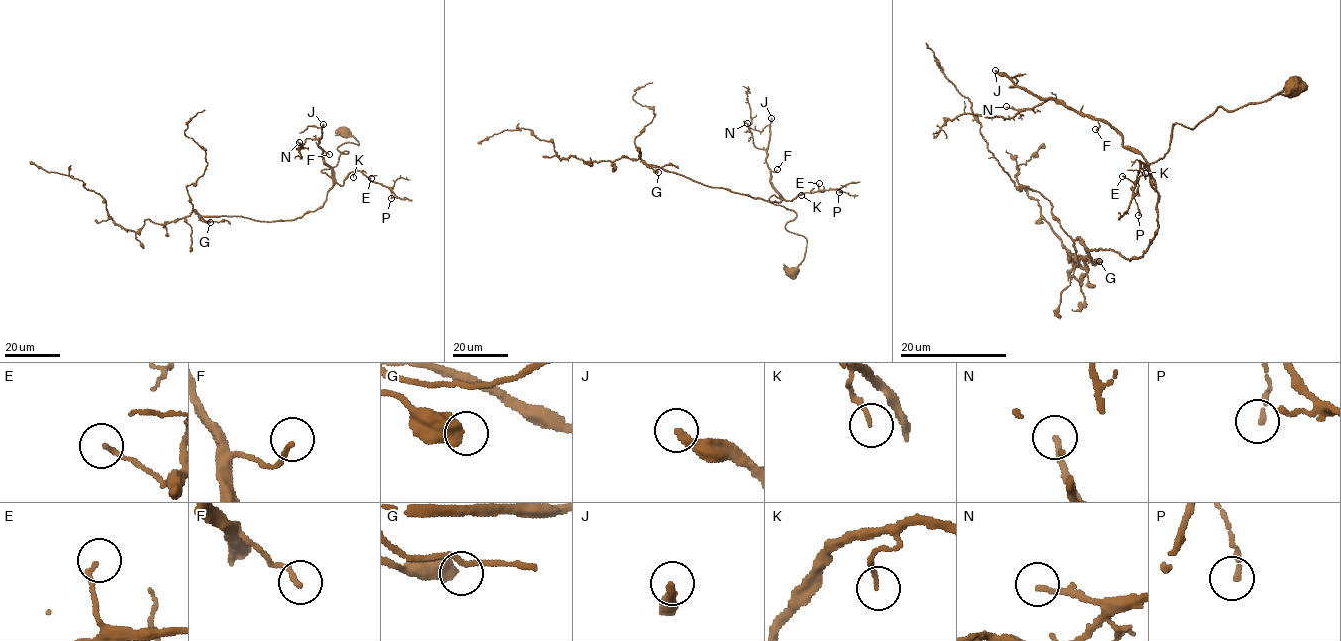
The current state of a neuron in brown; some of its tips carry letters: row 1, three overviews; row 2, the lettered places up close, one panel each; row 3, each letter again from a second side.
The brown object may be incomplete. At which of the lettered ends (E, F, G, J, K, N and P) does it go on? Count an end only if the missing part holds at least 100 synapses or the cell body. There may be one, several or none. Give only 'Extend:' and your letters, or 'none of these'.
Extend: J

